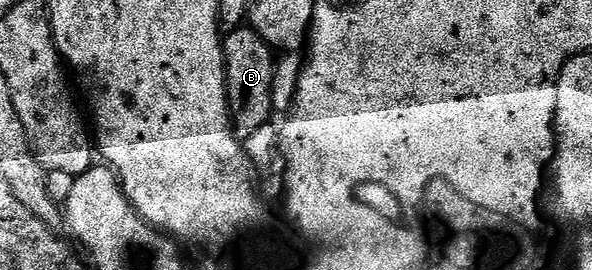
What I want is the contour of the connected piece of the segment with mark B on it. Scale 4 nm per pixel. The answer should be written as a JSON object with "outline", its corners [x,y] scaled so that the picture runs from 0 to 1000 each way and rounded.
{"outline":[[[407,100],[377,141],[378,156],[378,274],[382,278],[382,337],[385,341],[385,419],[392,433],[392,474],[400,507],[416,515],[436,485],[436,470],[449,470],[461,444],[463,422],[463,248],[466,211],[459,170],[443,144],[424,100]]]}

